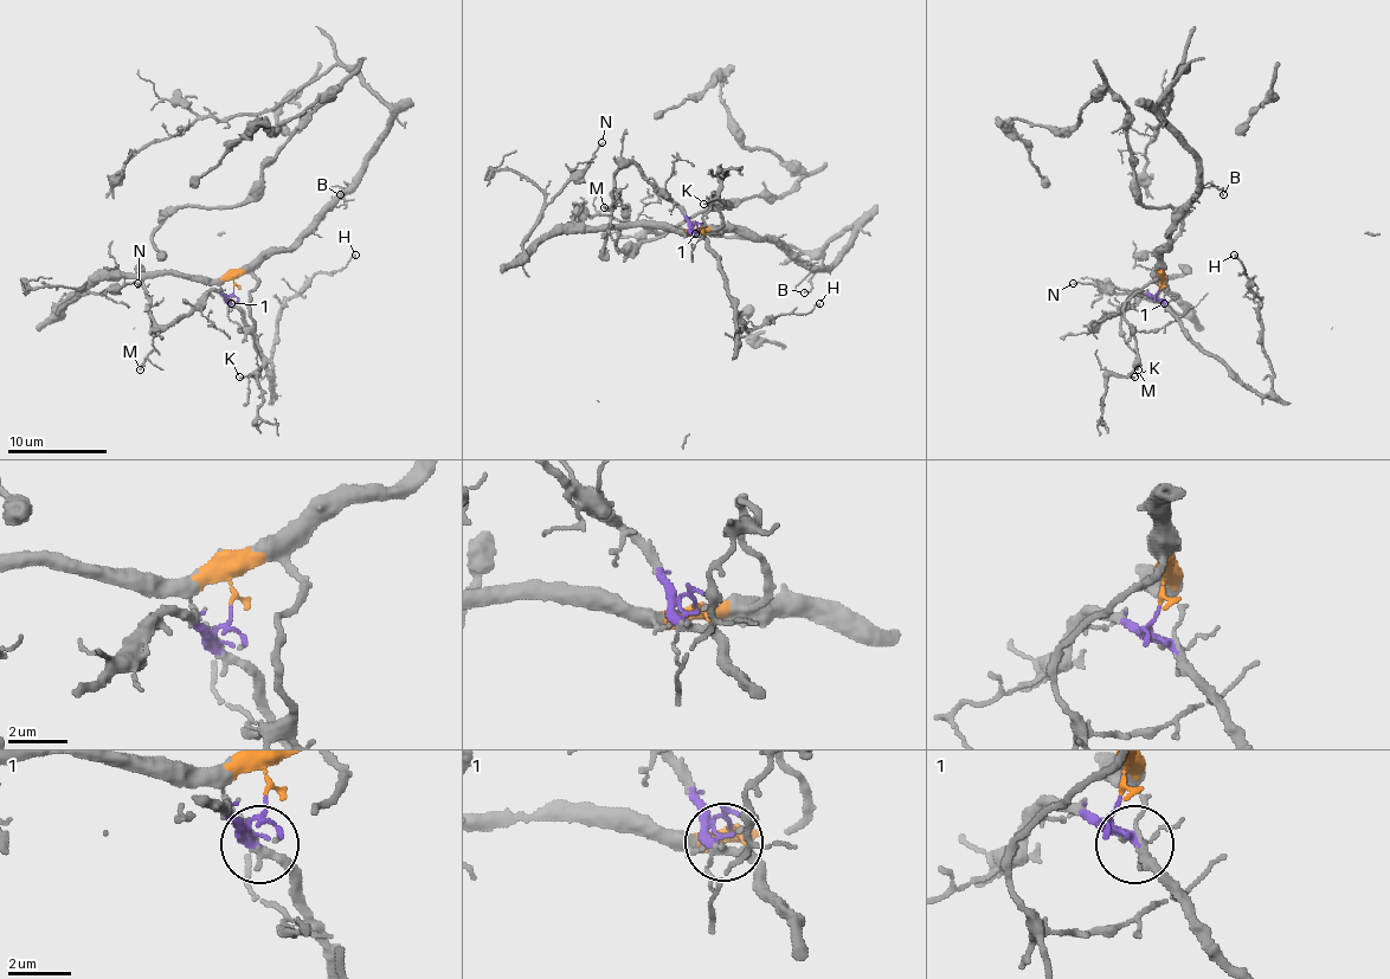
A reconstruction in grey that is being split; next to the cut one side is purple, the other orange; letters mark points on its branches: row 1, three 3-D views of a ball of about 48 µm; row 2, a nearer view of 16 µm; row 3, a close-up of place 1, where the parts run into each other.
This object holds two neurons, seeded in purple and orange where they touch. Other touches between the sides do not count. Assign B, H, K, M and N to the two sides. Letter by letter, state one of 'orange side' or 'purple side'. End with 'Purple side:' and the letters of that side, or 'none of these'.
B: orange side
H: purple side
K: orange side
M: purple side
N: orange side
Purple side: H, M

